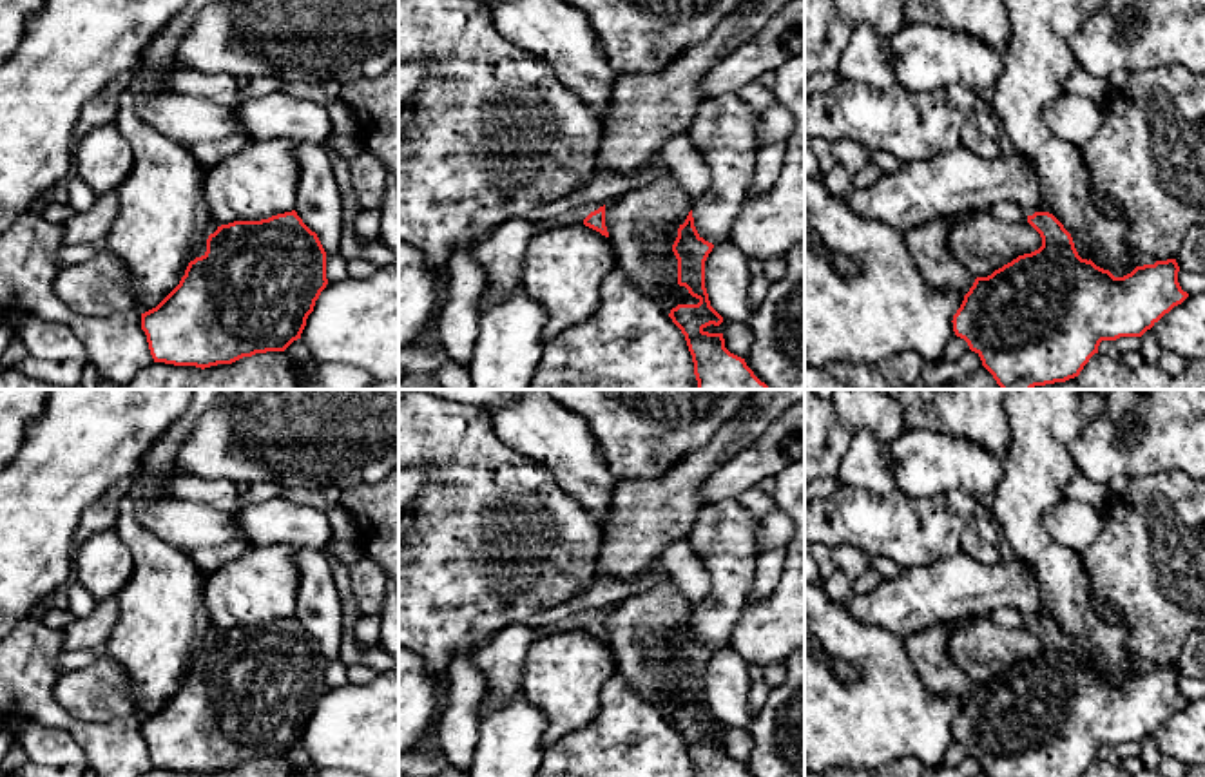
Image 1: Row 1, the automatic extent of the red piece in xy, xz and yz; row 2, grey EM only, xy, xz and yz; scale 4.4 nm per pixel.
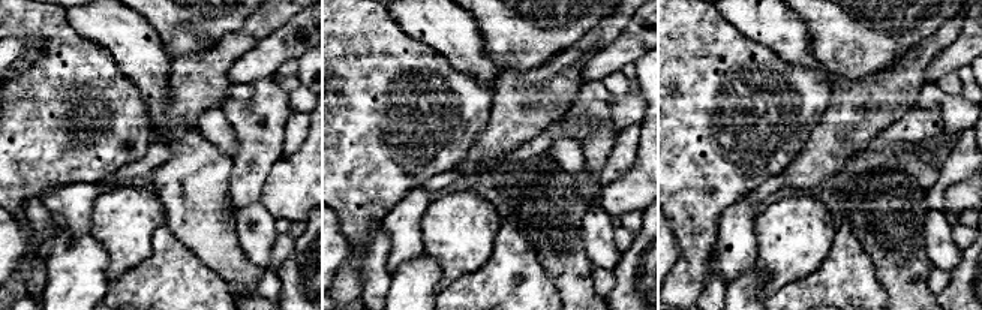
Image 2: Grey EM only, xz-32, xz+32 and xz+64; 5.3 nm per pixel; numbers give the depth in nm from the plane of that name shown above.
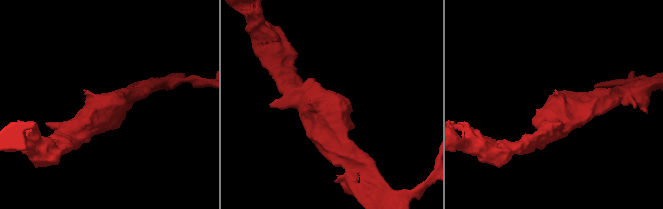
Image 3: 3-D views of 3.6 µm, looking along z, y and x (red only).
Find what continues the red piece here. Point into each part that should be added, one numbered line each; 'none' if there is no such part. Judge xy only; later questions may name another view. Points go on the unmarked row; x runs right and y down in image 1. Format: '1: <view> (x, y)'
1: xy (200, 652)

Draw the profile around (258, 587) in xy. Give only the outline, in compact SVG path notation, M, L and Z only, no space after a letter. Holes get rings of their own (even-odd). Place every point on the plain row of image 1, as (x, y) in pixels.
M250 543L207 581L207 612L217 630L268 625L295 616L297 589L292 547Z

